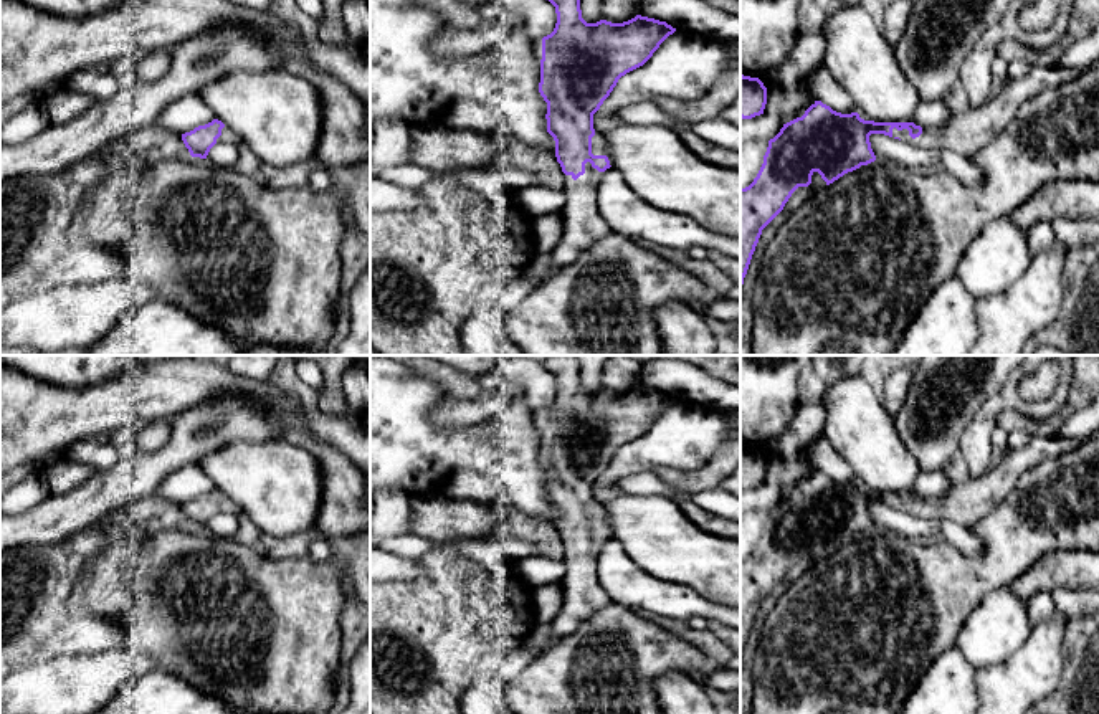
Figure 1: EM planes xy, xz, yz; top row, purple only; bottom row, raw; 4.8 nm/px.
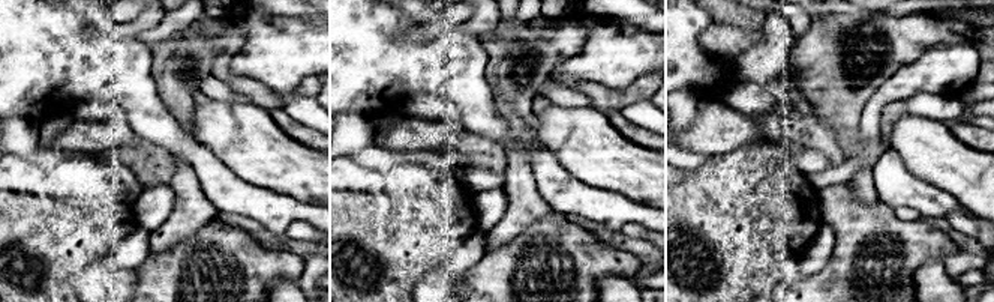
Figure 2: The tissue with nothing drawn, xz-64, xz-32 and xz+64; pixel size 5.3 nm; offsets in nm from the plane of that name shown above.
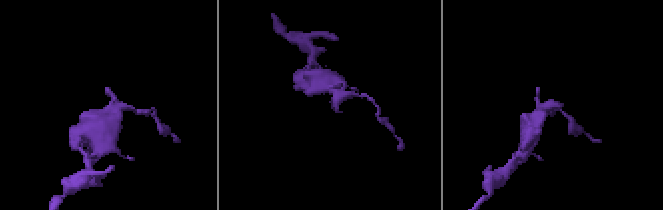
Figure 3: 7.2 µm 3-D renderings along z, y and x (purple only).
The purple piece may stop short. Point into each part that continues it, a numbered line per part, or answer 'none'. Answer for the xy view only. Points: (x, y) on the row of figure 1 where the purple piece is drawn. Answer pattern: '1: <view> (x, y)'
1: xy (227, 136)

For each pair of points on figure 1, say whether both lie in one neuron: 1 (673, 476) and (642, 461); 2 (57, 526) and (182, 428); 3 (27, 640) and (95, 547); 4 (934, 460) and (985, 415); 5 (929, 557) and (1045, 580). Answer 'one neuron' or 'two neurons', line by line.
1: two neurons
2: one neuron
3: one neuron
4: two neurons
5: two neurons

